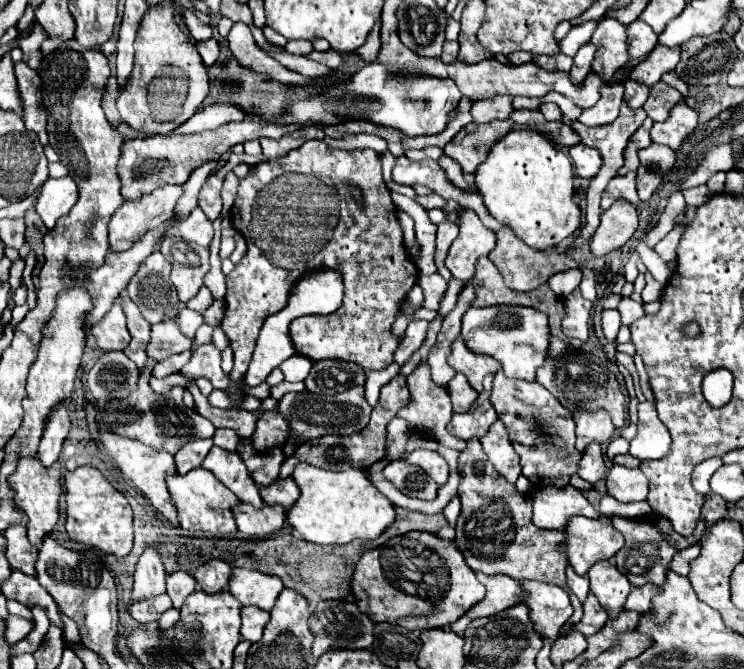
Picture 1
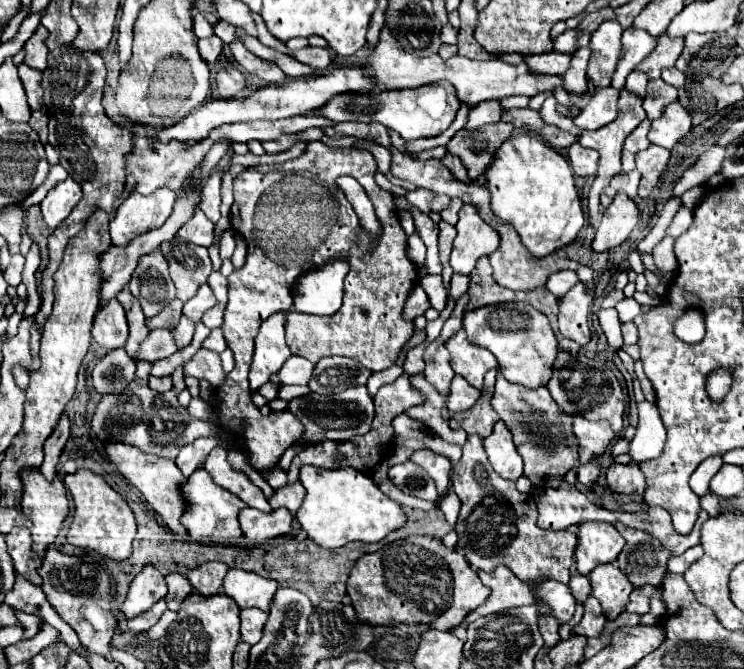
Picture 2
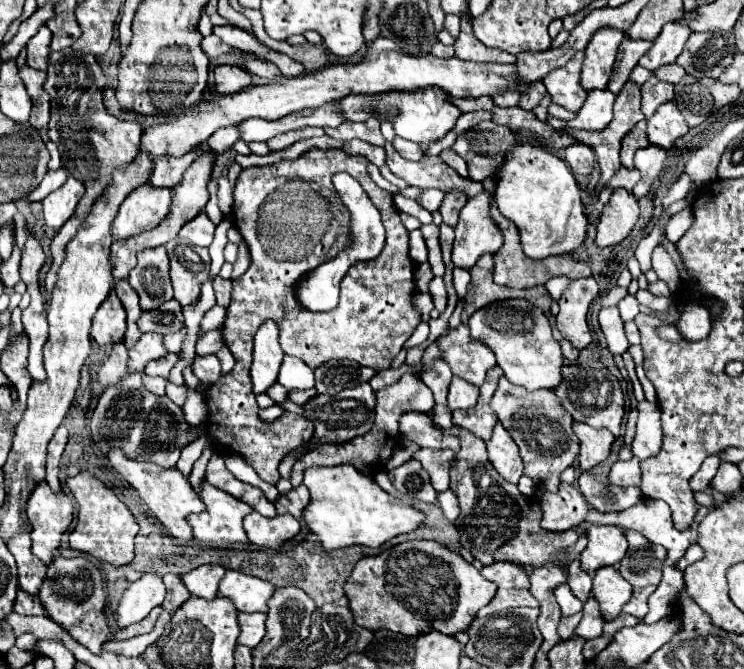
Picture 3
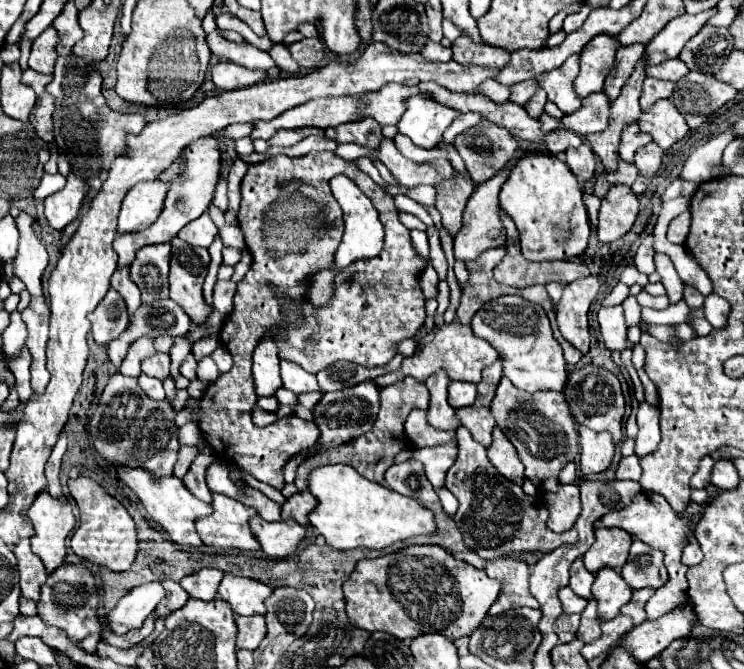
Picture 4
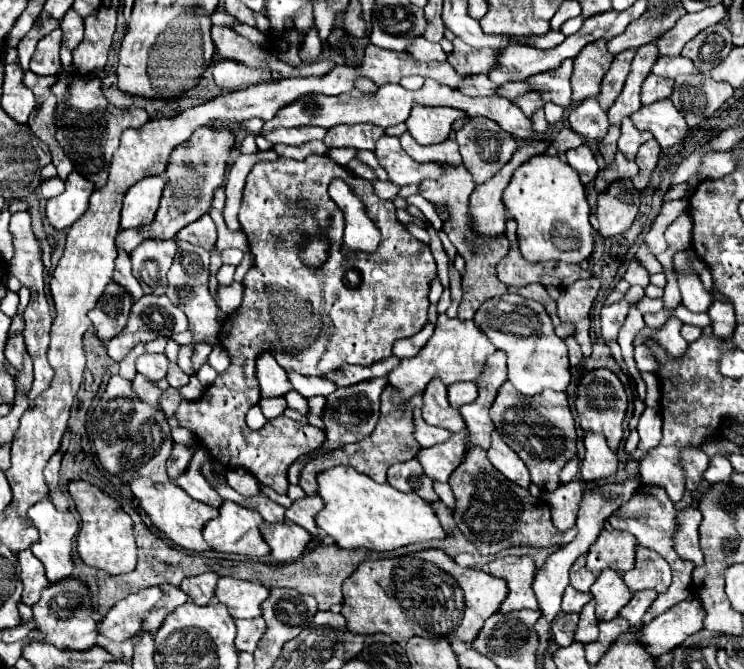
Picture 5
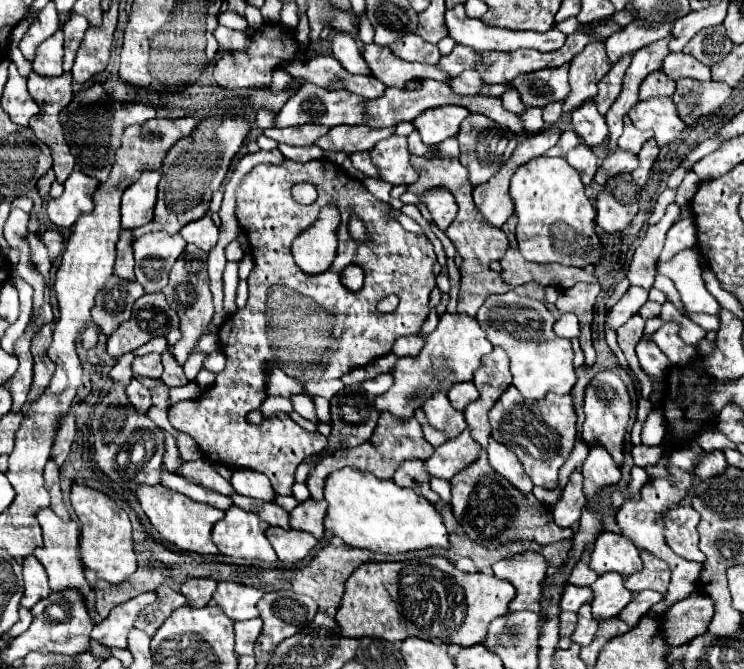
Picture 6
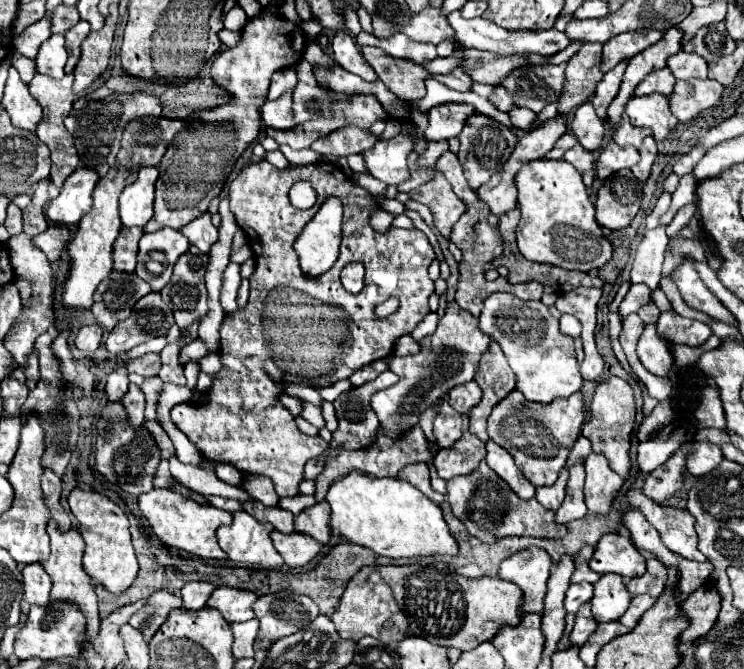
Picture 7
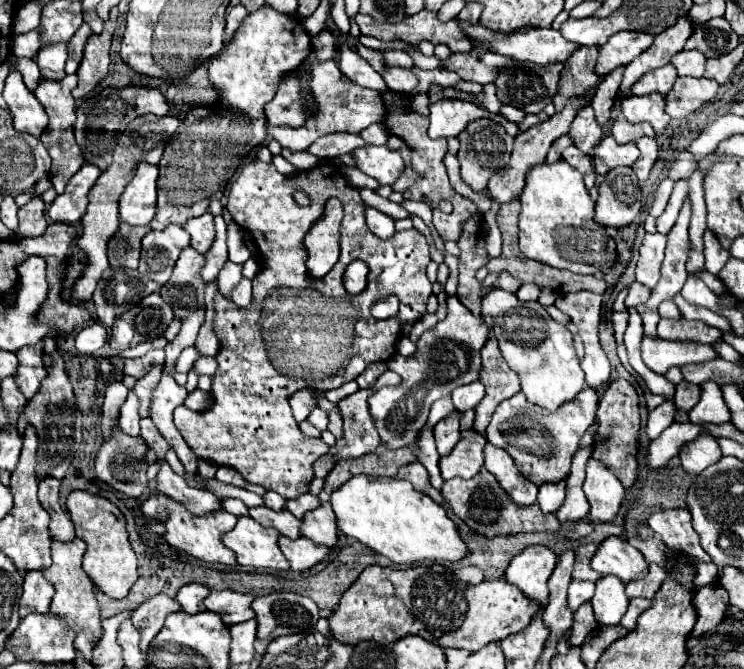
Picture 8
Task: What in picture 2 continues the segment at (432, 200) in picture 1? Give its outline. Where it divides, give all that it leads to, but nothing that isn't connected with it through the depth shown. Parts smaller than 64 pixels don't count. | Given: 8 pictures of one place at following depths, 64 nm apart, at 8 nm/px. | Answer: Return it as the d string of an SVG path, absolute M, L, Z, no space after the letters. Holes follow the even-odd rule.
M416 188L416 190L410 190L408 194L406 194L406 200L408 202L412 202L416 208L420 208L422 212L430 212L430 200L432 200L432 196L430 196L432 192L430 190L424 190L424 188Z

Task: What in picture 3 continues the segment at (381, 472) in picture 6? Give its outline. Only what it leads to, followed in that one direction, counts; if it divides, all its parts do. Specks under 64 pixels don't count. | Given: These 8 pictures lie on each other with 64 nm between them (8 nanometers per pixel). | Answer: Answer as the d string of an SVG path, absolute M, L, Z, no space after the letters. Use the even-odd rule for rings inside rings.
M404 374L398 382L387 386L380 391L376 392L376 408L374 410L374 426L370 432L366 432L364 436L356 436L354 440L350 442L344 442L344 444L322 444L310 452L306 452L292 468L292 486L298 488L302 484L302 476L304 476L304 470L310 468L310 466L338 466L338 464L350 464L357 470L361 471L366 476L374 476L378 470L382 470L386 466L386 462L390 460L392 456L392 450L394 450L394 438L400 434L398 430L398 418L404 412L419 411L428 412L432 409L432 392L430 388L422 382L417 376L412 374Z

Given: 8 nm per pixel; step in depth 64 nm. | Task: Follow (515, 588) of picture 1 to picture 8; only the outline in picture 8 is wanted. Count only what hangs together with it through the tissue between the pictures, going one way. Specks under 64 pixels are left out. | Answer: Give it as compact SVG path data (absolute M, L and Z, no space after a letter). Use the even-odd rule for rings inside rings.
M536 544L512 558L504 578L510 584L518 586L528 598L538 600L542 606L546 606L548 604L546 582L556 566L556 560L558 560L558 554L554 554L548 546Z

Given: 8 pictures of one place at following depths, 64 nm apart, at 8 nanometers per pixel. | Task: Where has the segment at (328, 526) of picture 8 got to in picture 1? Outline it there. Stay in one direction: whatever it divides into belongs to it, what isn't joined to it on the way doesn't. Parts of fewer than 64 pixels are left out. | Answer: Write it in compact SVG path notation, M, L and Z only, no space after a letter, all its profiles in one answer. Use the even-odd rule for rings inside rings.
M284 478L272 486L262 486L260 494L268 506L280 504L284 508L292 508L296 504L296 500L300 498L300 488L296 486L296 482L292 478Z

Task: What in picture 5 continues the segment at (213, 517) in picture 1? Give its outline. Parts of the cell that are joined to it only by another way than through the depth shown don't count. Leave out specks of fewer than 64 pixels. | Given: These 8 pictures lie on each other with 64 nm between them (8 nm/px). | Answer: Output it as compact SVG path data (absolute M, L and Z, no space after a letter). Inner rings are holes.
M234 502L220 506L220 516L210 520L204 528L204 540L218 552L240 556L268 556L270 546L260 534L262 516Z

